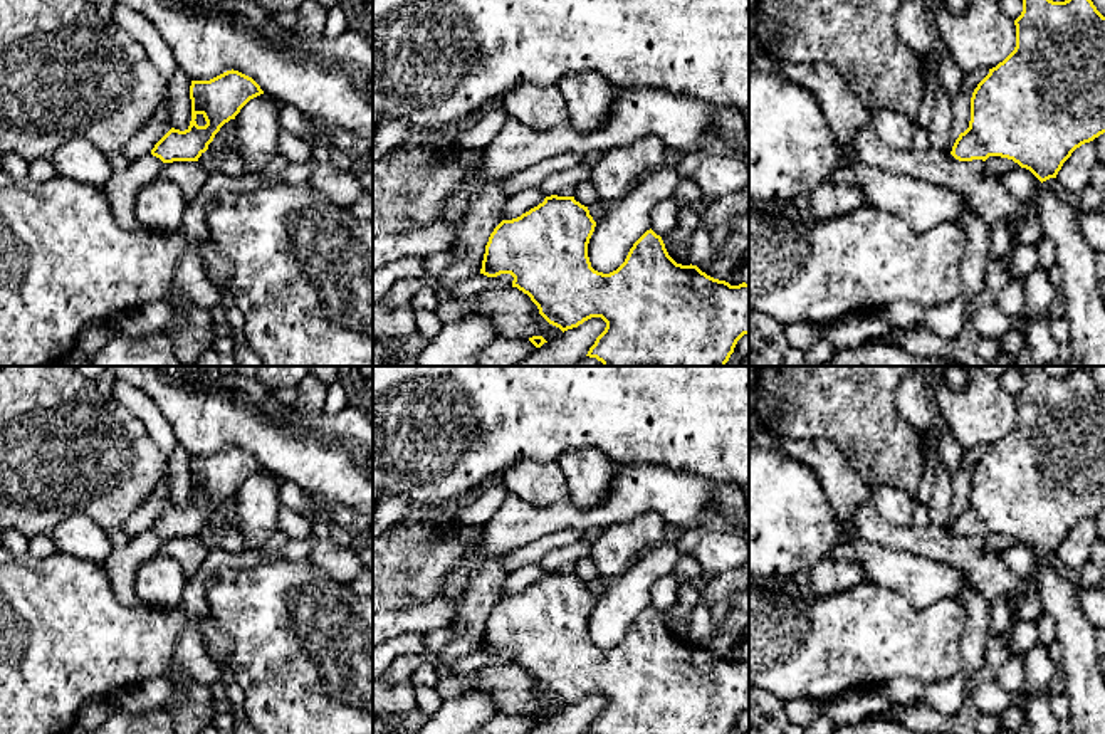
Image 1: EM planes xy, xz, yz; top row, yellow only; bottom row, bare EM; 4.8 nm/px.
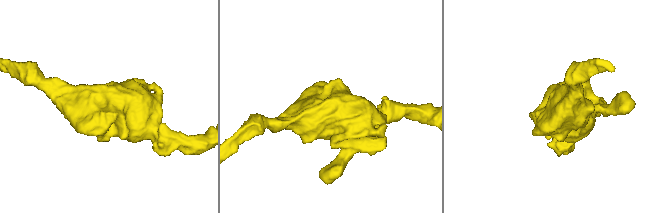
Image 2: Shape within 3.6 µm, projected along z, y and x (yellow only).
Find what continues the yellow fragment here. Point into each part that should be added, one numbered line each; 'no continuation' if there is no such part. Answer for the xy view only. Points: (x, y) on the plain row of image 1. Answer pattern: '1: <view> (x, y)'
no continuation

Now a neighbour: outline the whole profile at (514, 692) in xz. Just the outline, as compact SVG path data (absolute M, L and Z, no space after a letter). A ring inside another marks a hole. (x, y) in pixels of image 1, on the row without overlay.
M517 663L484 667L470 674L452 674L440 679L437 692L443 700L458 697L469 690L485 690L494 699L495 712L509 716L529 716L542 712L546 717L563 710L549 700L527 670Z

